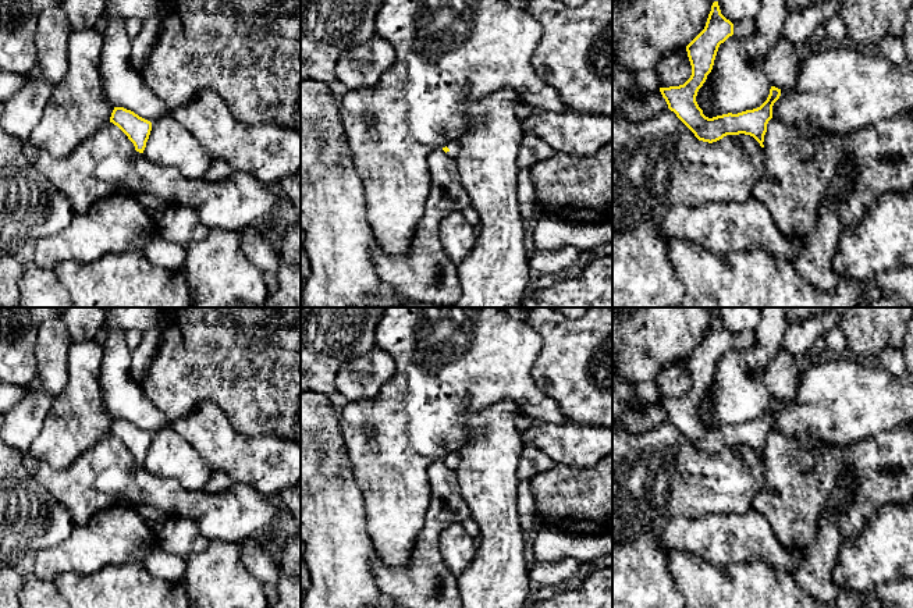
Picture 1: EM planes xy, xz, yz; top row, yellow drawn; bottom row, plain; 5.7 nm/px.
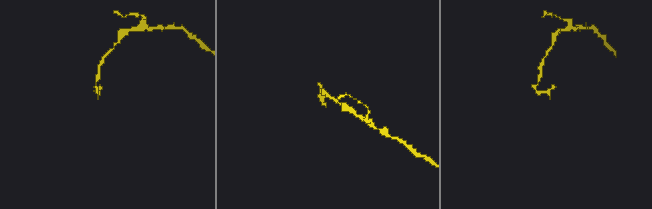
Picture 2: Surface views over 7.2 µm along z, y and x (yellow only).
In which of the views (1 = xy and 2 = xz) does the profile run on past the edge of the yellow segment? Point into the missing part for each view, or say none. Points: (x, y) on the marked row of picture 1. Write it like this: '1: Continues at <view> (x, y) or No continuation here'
1: No continuation here
2: Continues at xz (454, 146)

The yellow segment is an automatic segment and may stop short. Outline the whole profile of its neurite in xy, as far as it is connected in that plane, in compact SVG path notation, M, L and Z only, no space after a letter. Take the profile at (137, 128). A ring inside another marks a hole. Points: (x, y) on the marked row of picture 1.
M114 107L110 122L117 125L134 143L135 150L143 153L152 131L152 122L124 107Z

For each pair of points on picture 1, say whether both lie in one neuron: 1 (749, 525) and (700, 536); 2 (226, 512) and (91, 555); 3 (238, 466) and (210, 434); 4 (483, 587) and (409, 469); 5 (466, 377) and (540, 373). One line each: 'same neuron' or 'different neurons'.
1: same neuron
2: different neurons
3: same neuron
4: different neurons
5: different neurons

